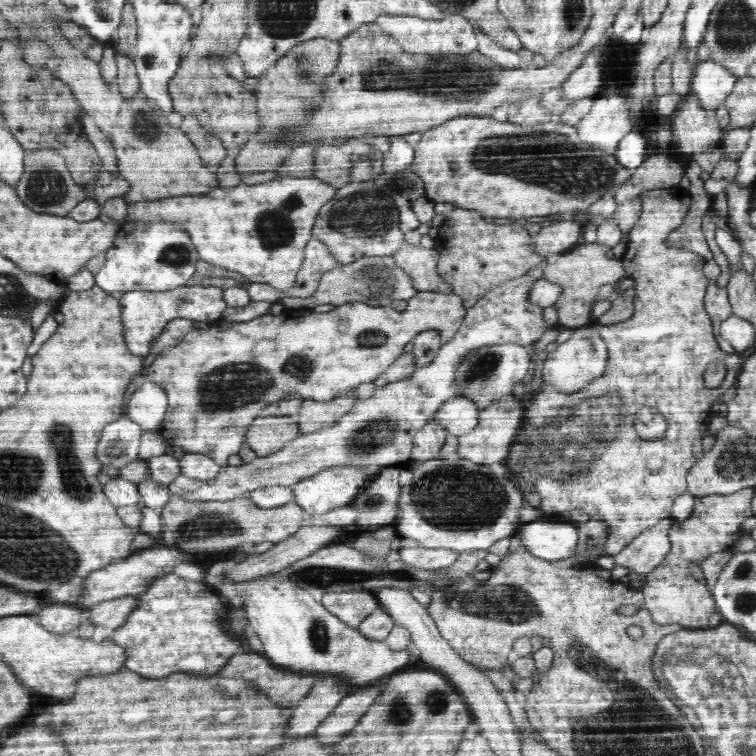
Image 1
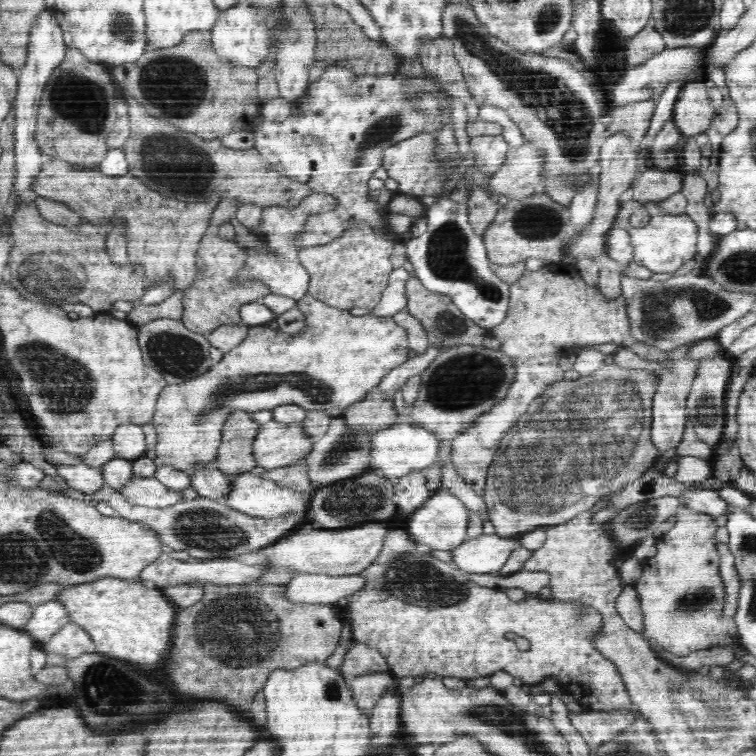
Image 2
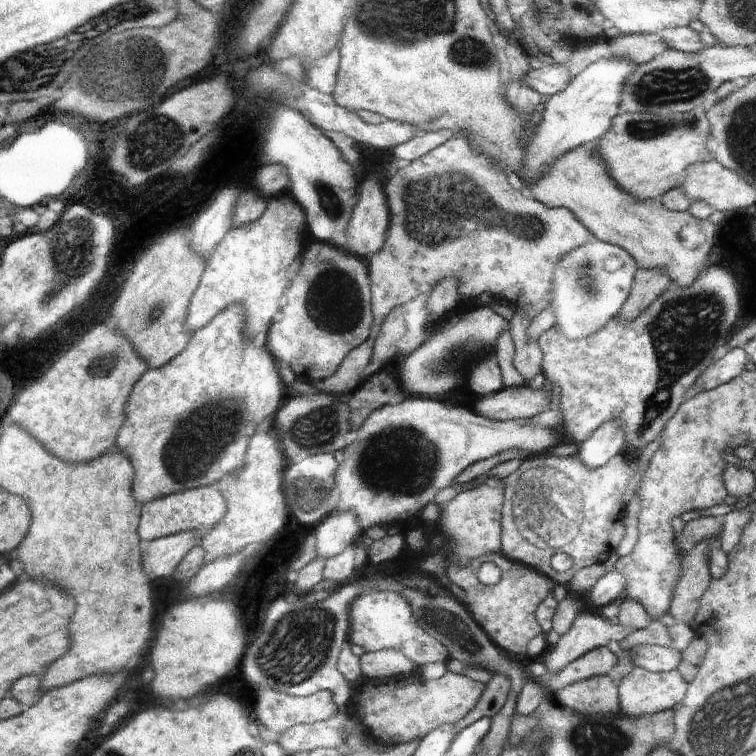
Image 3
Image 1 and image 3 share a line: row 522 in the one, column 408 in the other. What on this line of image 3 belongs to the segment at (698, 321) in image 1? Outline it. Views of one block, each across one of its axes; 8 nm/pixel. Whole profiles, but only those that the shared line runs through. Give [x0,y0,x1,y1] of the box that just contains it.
[347,592,449,670]

